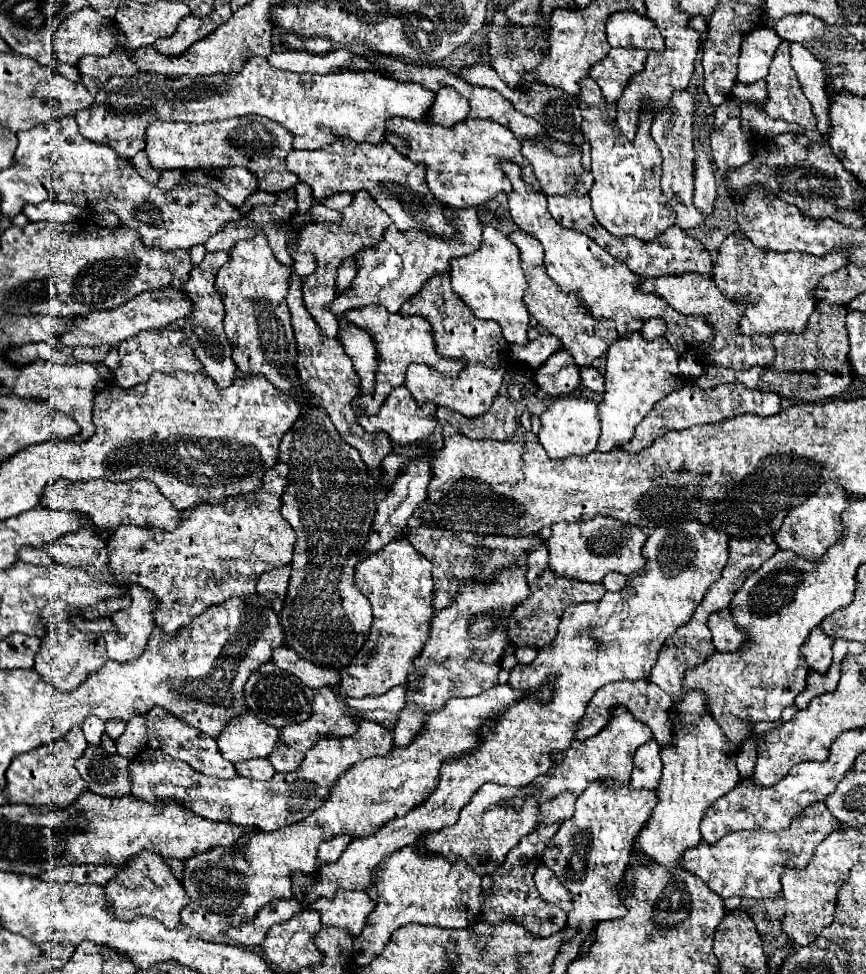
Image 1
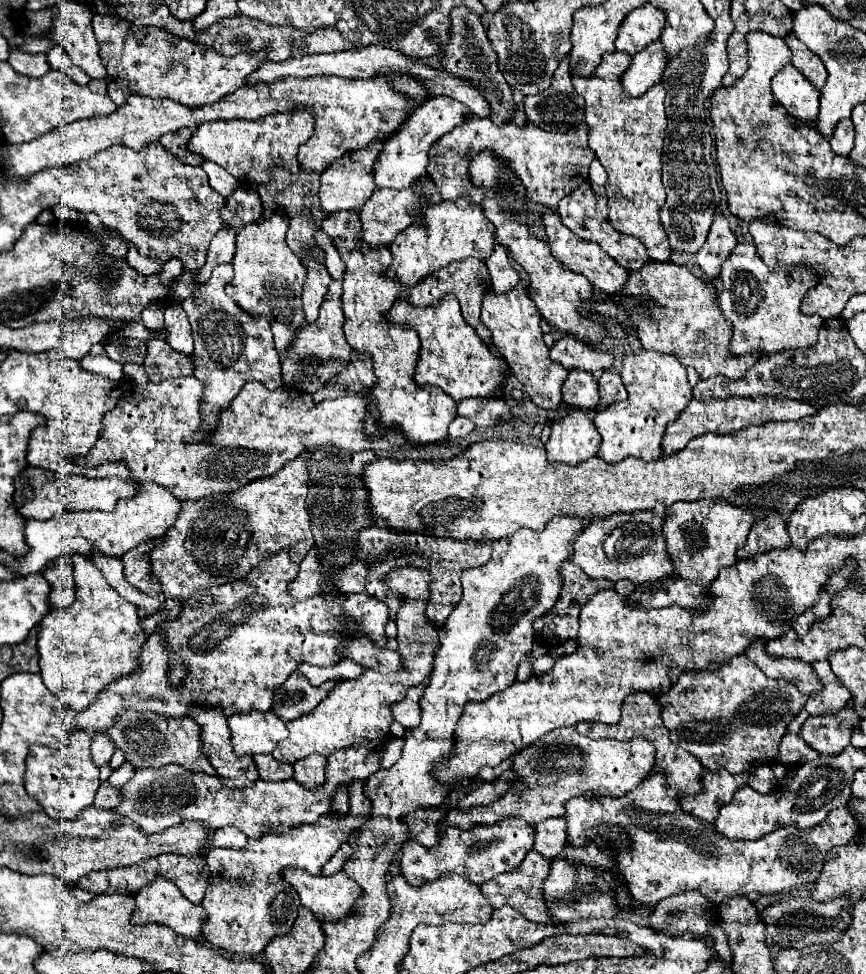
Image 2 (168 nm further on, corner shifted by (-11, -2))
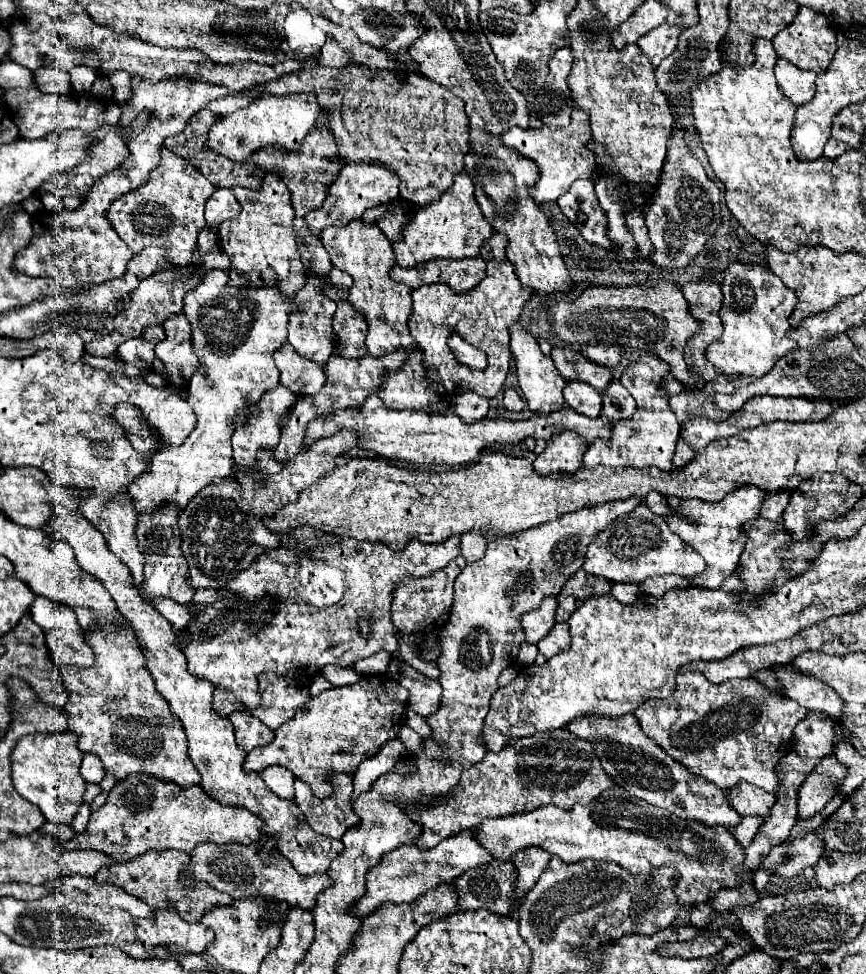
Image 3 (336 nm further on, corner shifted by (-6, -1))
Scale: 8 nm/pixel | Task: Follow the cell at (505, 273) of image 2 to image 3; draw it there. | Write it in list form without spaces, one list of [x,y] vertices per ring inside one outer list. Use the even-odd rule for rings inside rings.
[[[494,231],[486,243],[482,243],[480,255],[488,259],[488,275],[478,287],[474,287],[465,294],[457,294],[444,283],[436,285],[422,285],[412,291],[414,301],[414,313],[408,321],[410,335],[418,341],[424,353],[424,367],[432,381],[438,381],[442,385],[450,385],[450,393],[462,393],[462,391],[478,391],[478,395],[486,395],[486,399],[492,399],[500,393],[502,383],[508,373],[510,363],[510,325],[518,319],[522,305],[530,299],[534,289],[524,287],[518,281],[518,275],[514,271],[514,265],[506,259],[506,235]],[[452,331],[458,331],[468,343],[474,347],[482,347],[482,351],[488,355],[488,367],[484,371],[474,371],[470,367],[458,365],[454,355],[448,351],[448,337]]]

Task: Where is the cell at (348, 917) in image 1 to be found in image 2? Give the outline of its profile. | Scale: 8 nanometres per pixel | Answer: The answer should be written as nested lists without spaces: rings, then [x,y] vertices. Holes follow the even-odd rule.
[[[287,868],[283,872],[283,878],[297,890],[301,904],[305,908],[309,908],[321,922],[327,922],[327,920],[337,922],[337,920],[343,920],[345,916],[353,916],[355,914],[355,902],[363,894],[361,888],[355,884],[355,880],[351,880],[347,876],[347,872],[343,870],[337,872],[335,876],[311,876],[307,870]]]

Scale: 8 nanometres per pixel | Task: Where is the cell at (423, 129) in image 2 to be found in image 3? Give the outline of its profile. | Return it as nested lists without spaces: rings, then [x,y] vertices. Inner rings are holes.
[[[352,163],[352,165],[346,165],[338,173],[336,181],[328,187],[324,203],[318,209],[310,211],[304,219],[306,219],[306,225],[312,231],[312,235],[320,237],[320,233],[322,233],[324,227],[328,227],[328,225],[344,227],[352,219],[362,219],[362,215],[364,215],[366,209],[378,207],[378,205],[394,201],[394,199],[398,199],[398,177],[392,171],[388,171],[386,167],[354,165]]]

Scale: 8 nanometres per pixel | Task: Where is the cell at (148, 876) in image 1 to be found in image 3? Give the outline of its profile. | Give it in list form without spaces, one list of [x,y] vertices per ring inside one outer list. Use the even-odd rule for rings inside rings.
[[[154,909],[154,919],[134,919],[136,935],[152,951],[162,945],[174,955],[204,955],[214,933],[202,923],[186,923],[172,909]]]

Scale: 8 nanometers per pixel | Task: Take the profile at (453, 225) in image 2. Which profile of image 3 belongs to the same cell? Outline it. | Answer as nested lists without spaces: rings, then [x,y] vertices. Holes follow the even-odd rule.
[[[458,173],[454,183],[448,191],[442,193],[442,197],[426,207],[422,207],[410,225],[404,227],[404,239],[400,243],[394,243],[394,255],[396,261],[402,267],[412,267],[424,261],[432,259],[464,259],[468,255],[476,255],[482,247],[482,243],[492,235],[490,223],[484,219],[472,191],[472,179],[468,173]]]

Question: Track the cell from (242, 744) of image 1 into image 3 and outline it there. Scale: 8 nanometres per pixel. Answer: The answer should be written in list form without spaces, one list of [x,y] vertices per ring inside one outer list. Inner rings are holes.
[[[234,711],[234,715],[230,715],[230,721],[234,725],[236,743],[246,753],[254,747],[270,743],[270,739],[274,737],[274,731],[270,731],[260,719],[254,719],[252,715],[242,715],[242,711]]]

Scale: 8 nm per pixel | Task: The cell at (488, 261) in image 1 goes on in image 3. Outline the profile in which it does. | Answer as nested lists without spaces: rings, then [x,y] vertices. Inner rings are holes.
[[[514,323],[514,327],[510,327],[510,351],[514,355],[518,383],[520,383],[520,389],[524,393],[526,401],[528,401],[530,411],[536,415],[548,415],[552,411],[562,409],[564,407],[562,389],[566,387],[566,381],[558,375],[552,359],[540,351],[538,341],[530,333],[526,333],[520,327],[520,323]]]

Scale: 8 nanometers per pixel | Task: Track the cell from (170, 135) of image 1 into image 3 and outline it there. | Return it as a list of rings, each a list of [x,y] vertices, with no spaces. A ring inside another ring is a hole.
[[[294,93],[294,95],[262,95],[256,103],[252,103],[246,109],[238,109],[226,117],[222,117],[208,135],[206,145],[212,151],[218,151],[220,155],[226,155],[234,161],[242,161],[250,157],[258,147],[264,147],[266,143],[282,143],[284,147],[300,147],[302,139],[308,135],[308,131],[316,125],[316,119],[320,117],[322,109],[316,103],[314,93]]]

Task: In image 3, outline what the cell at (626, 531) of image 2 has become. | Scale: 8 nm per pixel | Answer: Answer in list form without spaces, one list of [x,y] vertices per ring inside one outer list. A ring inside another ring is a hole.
[[[644,503],[638,505],[634,511],[620,515],[614,519],[606,531],[594,539],[588,547],[586,561],[582,565],[586,573],[606,577],[610,583],[642,583],[646,577],[654,575],[682,575],[694,577],[706,569],[702,555],[698,555],[692,547],[688,547],[676,533],[672,533],[662,517],[652,513]]]

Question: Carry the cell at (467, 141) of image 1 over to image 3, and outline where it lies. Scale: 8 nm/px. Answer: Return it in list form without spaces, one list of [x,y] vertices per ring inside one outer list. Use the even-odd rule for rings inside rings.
[[[572,109],[572,123],[568,127],[540,127],[540,129],[520,129],[512,127],[502,135],[502,143],[520,155],[532,159],[540,169],[540,181],[530,189],[530,195],[540,205],[556,201],[562,197],[576,179],[590,179],[596,171],[596,155],[588,147],[592,141],[592,129],[588,123],[588,115],[582,109]]]

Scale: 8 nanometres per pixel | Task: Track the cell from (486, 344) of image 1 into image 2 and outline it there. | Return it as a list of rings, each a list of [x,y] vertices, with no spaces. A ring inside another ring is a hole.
[[[459,260],[447,268],[441,268],[439,272],[433,272],[431,276],[427,276],[427,280],[423,280],[423,284],[419,284],[419,288],[415,288],[415,292],[411,292],[411,304],[417,306],[417,308],[427,308],[427,306],[437,306],[447,294],[453,294],[459,304],[461,304],[461,312],[463,312],[463,318],[469,326],[475,328],[475,332],[479,334],[479,338],[483,338],[483,342],[487,342],[489,350],[503,358],[501,352],[495,348],[495,344],[491,342],[491,332],[489,328],[479,320],[479,314],[481,314],[481,308],[477,308],[477,294],[483,294],[483,288],[485,288],[485,280],[487,280],[487,268],[481,260]]]

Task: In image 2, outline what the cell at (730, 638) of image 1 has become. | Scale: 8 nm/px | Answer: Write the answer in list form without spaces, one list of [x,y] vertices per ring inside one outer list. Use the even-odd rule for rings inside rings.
[[[755,640],[755,644],[745,648],[745,656],[749,660],[753,660],[763,672],[767,672],[767,676],[779,676],[785,680],[791,680],[795,684],[799,684],[801,692],[807,692],[807,696],[821,692],[821,684],[817,680],[817,674],[813,672],[811,664],[801,662],[801,660],[793,660],[793,658],[777,658],[777,656],[769,656],[765,652],[765,644],[769,640]]]

